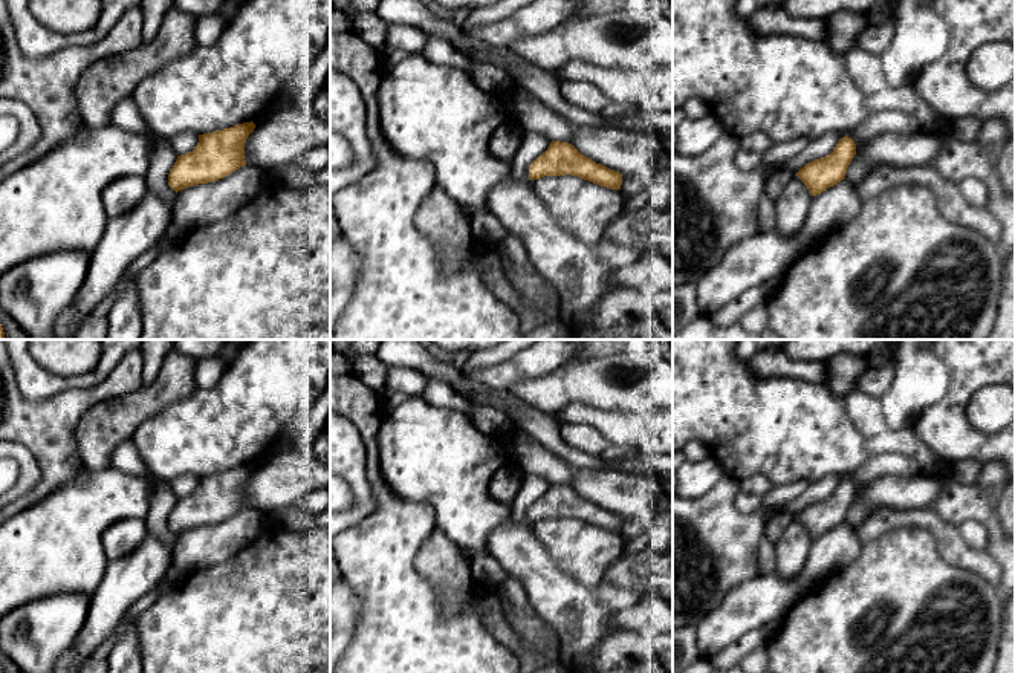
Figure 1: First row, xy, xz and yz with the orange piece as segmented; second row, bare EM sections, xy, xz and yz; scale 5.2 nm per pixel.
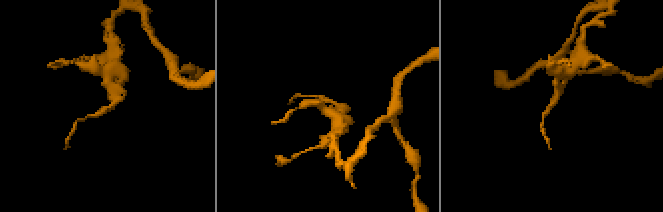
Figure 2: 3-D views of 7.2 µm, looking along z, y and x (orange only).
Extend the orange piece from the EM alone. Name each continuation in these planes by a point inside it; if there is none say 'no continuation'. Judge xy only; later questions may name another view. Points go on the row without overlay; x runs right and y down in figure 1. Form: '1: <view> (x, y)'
no continuation

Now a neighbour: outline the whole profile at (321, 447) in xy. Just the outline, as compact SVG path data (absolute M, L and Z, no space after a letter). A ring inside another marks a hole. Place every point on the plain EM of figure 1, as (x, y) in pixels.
M327 430L315 437L313 453L326 467L330 468L330 433Z

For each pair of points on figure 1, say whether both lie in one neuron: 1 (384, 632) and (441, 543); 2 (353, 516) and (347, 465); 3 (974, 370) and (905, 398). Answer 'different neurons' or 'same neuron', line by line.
1: different neurons
2: same neuron
3: different neurons

